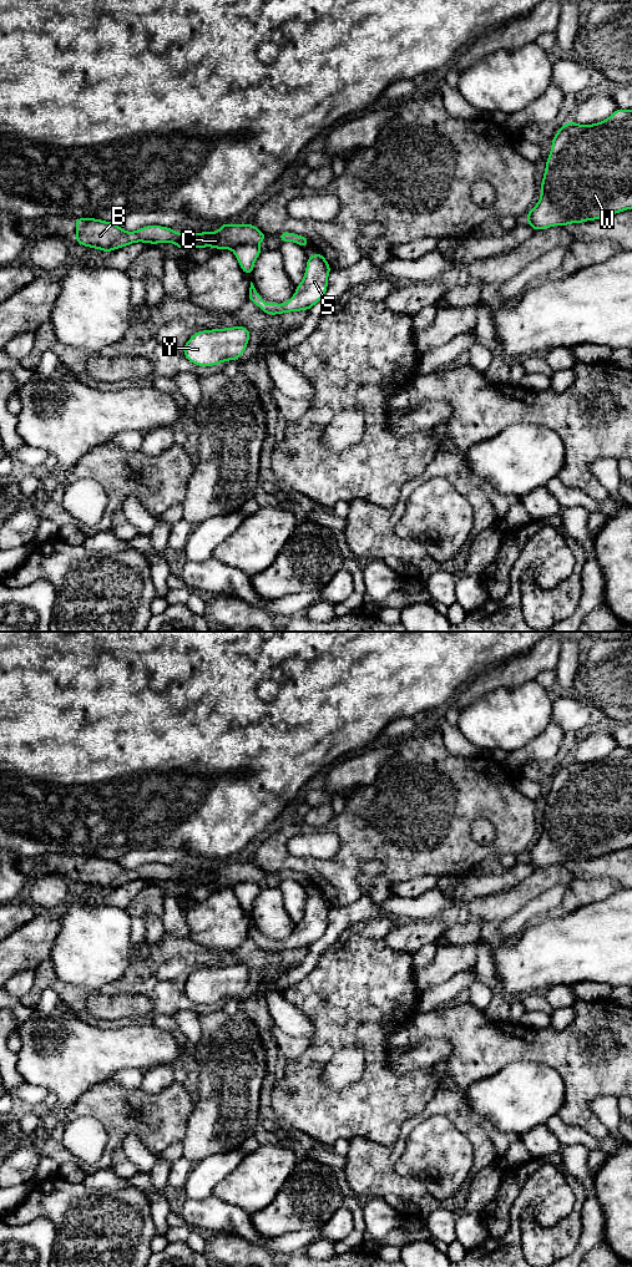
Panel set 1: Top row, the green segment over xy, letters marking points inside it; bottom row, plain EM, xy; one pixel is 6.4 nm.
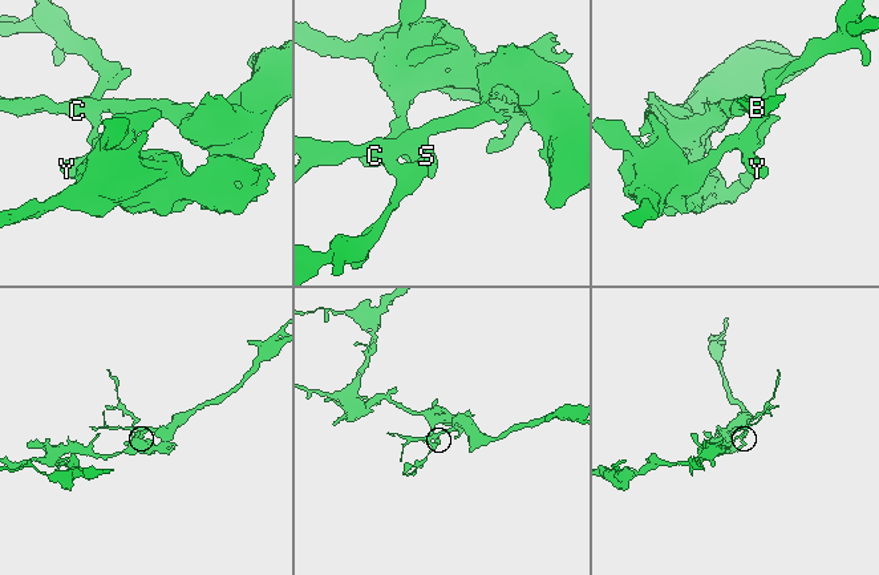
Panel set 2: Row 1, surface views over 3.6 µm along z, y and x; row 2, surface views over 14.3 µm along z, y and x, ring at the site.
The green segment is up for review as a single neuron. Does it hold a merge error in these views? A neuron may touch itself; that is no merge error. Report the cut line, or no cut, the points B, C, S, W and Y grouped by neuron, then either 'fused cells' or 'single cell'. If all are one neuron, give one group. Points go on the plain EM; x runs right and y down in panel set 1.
cut xy (257, 881), (242, 881), (232, 887); groups B C W / S Y; fused cells

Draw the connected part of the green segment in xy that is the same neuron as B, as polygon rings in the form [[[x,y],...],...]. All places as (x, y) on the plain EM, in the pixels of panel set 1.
[[[76,856],[76,881],[96,886],[105,891],[126,885],[136,880],[175,881],[180,887],[213,885],[216,887],[233,887],[238,883],[266,878],[262,868],[249,862],[223,861],[217,870],[176,871],[172,865],[146,863],[136,870],[126,870],[117,863],[95,856]]]

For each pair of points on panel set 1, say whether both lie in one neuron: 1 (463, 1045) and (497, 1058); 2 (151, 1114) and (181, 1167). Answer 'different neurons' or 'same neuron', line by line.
1: same neuron
2: different neurons

